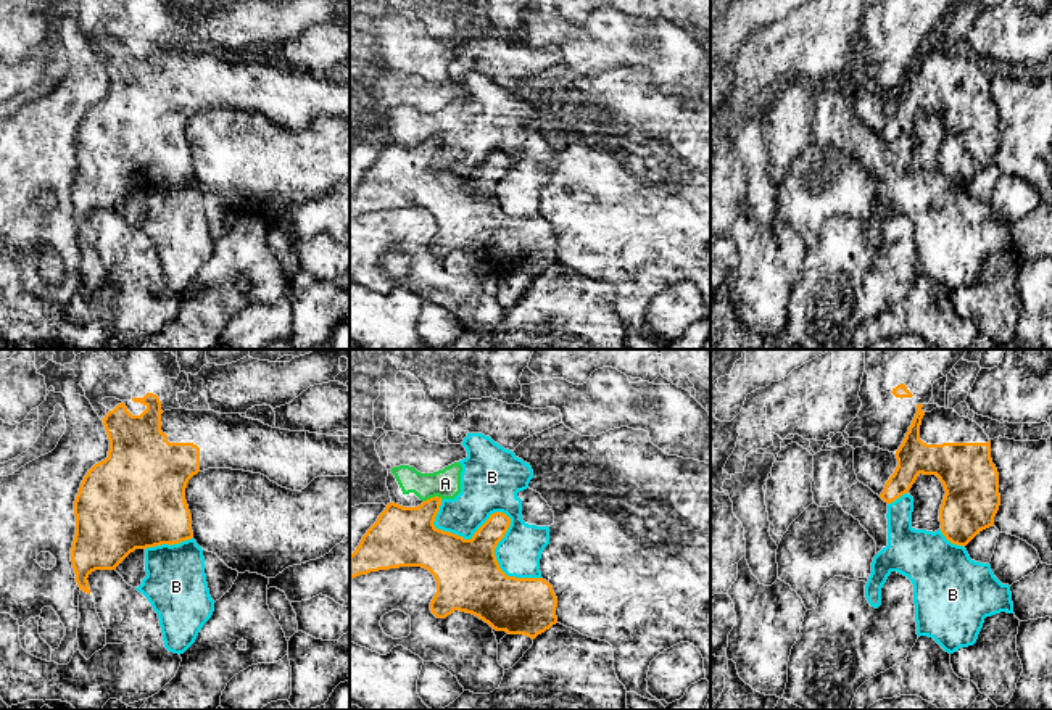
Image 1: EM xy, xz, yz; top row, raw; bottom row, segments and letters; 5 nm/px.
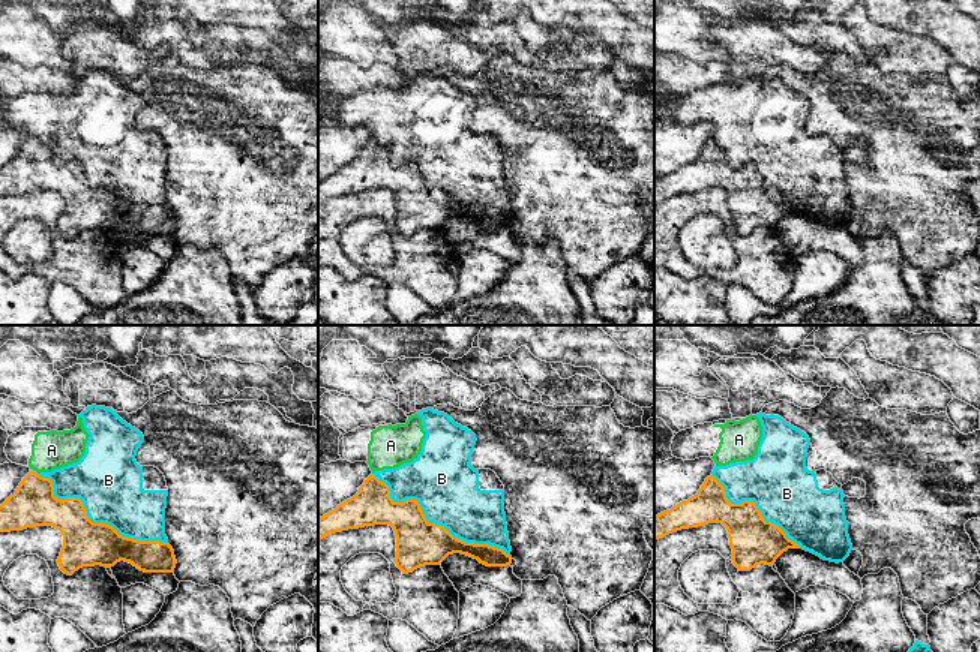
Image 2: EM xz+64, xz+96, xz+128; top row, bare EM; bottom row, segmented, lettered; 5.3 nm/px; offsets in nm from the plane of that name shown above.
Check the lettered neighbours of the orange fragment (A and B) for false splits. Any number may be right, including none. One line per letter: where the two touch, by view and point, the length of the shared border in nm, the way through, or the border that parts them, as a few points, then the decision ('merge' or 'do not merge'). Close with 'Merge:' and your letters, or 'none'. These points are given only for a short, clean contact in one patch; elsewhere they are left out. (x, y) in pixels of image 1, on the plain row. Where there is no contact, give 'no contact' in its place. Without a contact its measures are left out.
A: meets orange in xz at (432, 137); contact 100 nm long; border along xz (442, 137), (430, 136), (424, 140); do not merge
B: meets orange in xz at (501, 152); contact 650 nm long; do not merge
Merge: none

